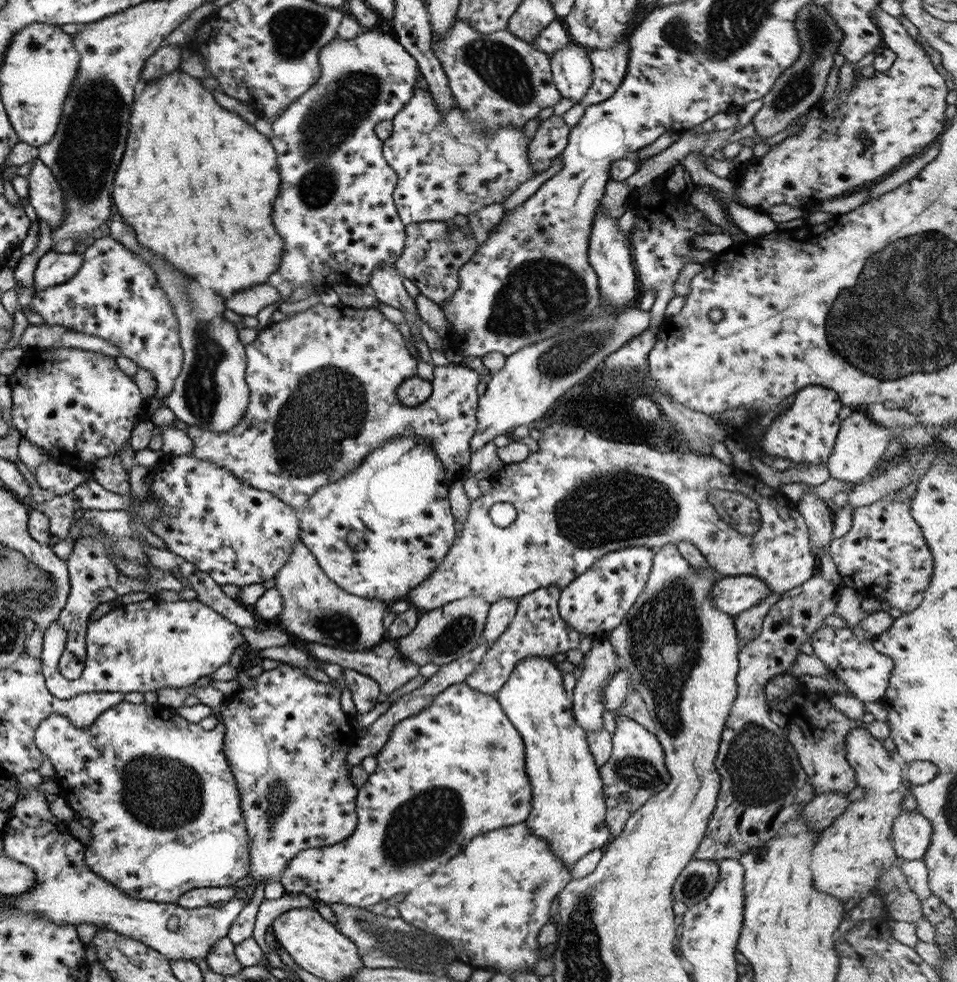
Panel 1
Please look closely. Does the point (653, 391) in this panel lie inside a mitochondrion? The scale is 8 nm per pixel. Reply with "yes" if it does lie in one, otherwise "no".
no

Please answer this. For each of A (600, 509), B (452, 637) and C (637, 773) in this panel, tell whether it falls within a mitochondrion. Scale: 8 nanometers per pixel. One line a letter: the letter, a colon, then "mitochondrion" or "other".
A: mitochondrion
B: mitochondrion
C: mitochondrion

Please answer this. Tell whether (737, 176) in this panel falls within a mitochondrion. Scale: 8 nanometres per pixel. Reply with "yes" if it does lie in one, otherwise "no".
no

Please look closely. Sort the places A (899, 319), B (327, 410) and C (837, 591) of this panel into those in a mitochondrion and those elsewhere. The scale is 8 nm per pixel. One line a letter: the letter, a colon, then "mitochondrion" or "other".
A: mitochondrion
B: mitochondrion
C: other

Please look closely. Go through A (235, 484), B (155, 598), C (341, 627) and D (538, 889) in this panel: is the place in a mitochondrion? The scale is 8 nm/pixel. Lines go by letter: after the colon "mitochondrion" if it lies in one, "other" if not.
A: other
B: other
C: mitochondrion
D: mitochondrion

